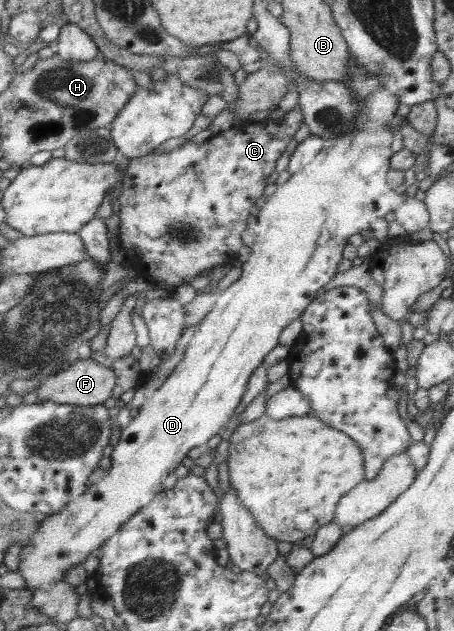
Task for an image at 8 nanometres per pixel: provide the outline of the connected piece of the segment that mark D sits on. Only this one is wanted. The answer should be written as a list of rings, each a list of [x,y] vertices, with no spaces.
[[[357,64],[355,69],[352,69],[350,79],[345,82],[347,88],[355,90],[359,100],[361,100],[363,113],[361,117],[358,117],[357,125],[353,129],[353,133],[349,135],[343,135],[338,140],[325,142],[324,148],[321,153],[301,172],[292,174],[289,181],[285,185],[278,187],[278,190],[274,194],[268,194],[267,199],[259,206],[255,216],[257,217],[256,223],[251,226],[252,231],[256,237],[254,244],[246,251],[244,256],[244,263],[241,265],[242,276],[232,283],[226,290],[220,293],[216,304],[213,309],[207,314],[207,317],[200,321],[198,324],[199,329],[195,332],[190,343],[186,347],[184,358],[176,365],[175,369],[168,375],[168,378],[162,383],[162,386],[156,390],[152,397],[144,403],[139,409],[138,414],[132,418],[130,424],[121,429],[120,439],[113,447],[112,454],[110,455],[111,466],[104,471],[104,476],[101,476],[94,484],[89,483],[87,491],[83,495],[77,497],[72,502],[69,502],[64,508],[59,508],[55,513],[46,515],[46,518],[40,524],[38,532],[29,540],[27,545],[23,546],[23,555],[21,555],[21,567],[19,567],[19,573],[26,581],[25,587],[31,591],[37,590],[38,587],[44,587],[46,583],[52,581],[61,581],[63,577],[71,568],[83,564],[85,559],[89,555],[97,556],[101,546],[107,542],[107,540],[113,538],[121,527],[139,511],[142,507],[149,505],[153,499],[157,497],[158,493],[161,493],[163,489],[163,481],[167,477],[168,473],[173,473],[177,469],[177,465],[181,465],[181,461],[187,457],[187,453],[199,445],[205,445],[209,439],[213,439],[215,435],[221,435],[221,429],[229,423],[229,419],[233,417],[237,407],[244,401],[245,392],[248,390],[248,383],[252,375],[257,369],[260,369],[265,361],[265,357],[277,347],[280,343],[280,336],[286,327],[289,327],[293,321],[298,317],[301,317],[305,310],[312,305],[312,301],[321,292],[331,279],[338,274],[338,267],[340,267],[341,261],[344,258],[344,249],[348,245],[349,237],[355,235],[355,233],[361,233],[363,229],[369,229],[371,223],[379,217],[392,218],[397,208],[404,202],[404,198],[400,194],[396,194],[395,190],[389,186],[388,183],[388,171],[392,168],[392,155],[391,143],[393,143],[393,135],[396,132],[389,123],[395,115],[397,115],[397,107],[399,107],[399,99],[393,95],[392,91],[389,91],[383,83],[383,77],[381,75],[373,75]]]

